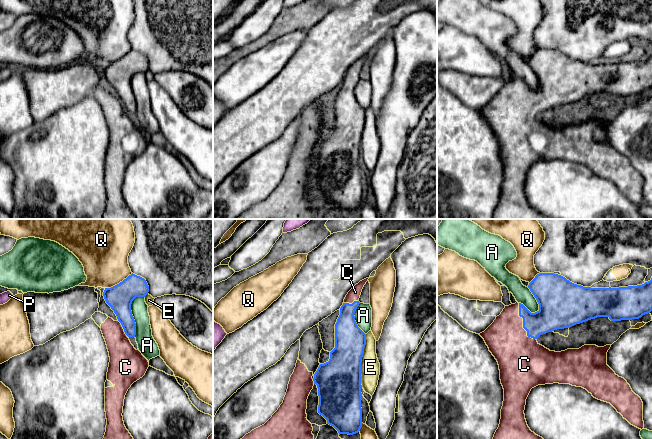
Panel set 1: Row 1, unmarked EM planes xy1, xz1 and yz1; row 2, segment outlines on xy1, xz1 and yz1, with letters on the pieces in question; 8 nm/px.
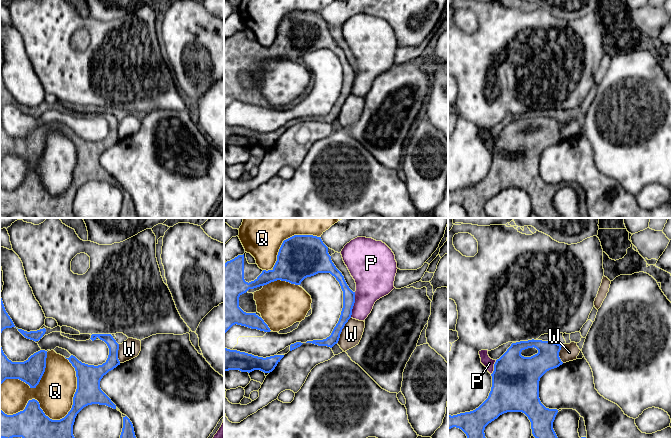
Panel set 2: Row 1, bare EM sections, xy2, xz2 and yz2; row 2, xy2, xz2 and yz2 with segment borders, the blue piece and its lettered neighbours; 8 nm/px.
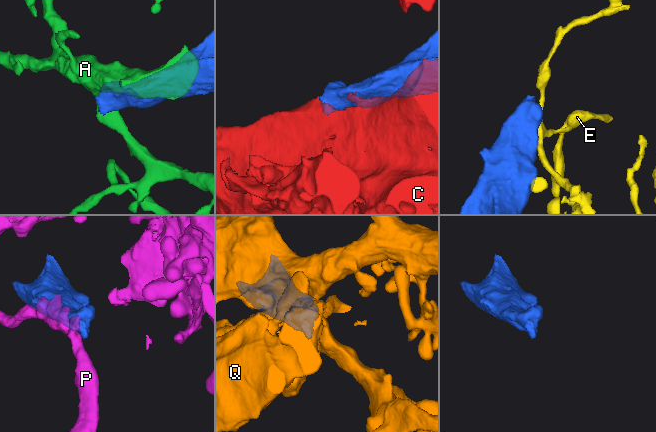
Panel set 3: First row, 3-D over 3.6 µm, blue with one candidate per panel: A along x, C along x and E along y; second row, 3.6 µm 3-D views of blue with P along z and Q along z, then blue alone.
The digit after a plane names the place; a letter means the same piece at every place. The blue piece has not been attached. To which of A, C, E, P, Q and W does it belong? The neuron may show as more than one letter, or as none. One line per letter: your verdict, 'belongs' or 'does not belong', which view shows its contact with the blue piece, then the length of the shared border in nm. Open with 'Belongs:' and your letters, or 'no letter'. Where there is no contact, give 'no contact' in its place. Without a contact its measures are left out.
Belongs: C
A: does not belong; contact in xy1; length 340 nm
C: belongs; contact in yz1; length 320 nm
E: does not belong; contact in xz1; length 440 nm
P: does not belong; contact in xz2; length 220 nm
Q: does not belong; contact in xy2; length 700 nm
W: does not belong; contact in xz2; length 240 nm

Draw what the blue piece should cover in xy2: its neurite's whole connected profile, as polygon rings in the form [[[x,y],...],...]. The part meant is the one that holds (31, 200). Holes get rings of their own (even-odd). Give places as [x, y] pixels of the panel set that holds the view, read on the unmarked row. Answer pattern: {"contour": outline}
{"contour": [[[92,110],[91,116],[96,114],[104,117],[109,124],[109,131],[105,139],[94,142],[82,139],[71,131],[69,138],[75,144],[77,153],[77,165],[73,173],[73,181],[68,190],[60,196],[52,196],[45,191],[37,176],[29,176],[25,185],[13,191],[5,190],[0,184],[0,214],[10,216],[13,213],[22,213],[26,218],[77,218],[73,211],[73,201],[77,190],[86,182],[92,180],[106,181],[116,185],[116,181],[101,166],[100,157],[109,147],[120,141],[118,135],[119,120],[111,110]]]}

